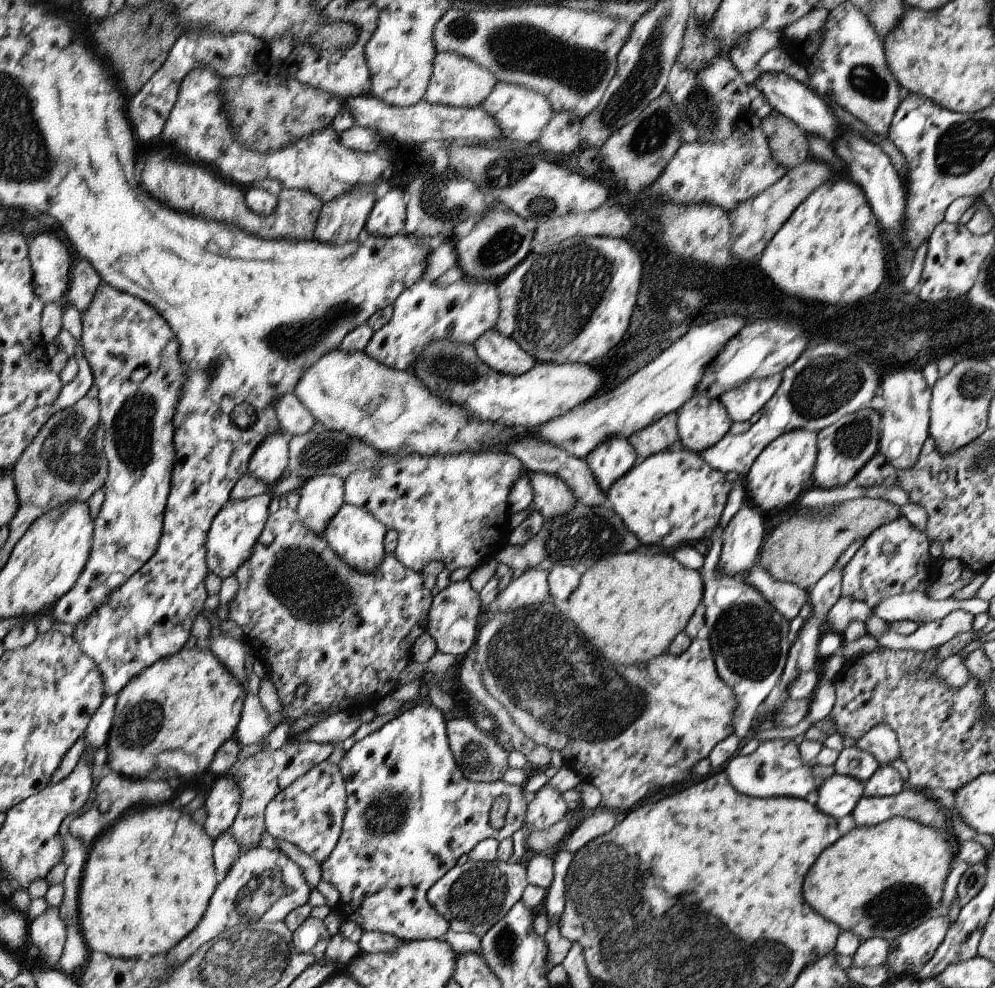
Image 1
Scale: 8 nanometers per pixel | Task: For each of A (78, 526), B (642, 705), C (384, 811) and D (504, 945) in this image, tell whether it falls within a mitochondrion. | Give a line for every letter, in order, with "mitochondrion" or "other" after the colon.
A: other
B: mitochondrion
C: mitochondrion
D: mitochondrion

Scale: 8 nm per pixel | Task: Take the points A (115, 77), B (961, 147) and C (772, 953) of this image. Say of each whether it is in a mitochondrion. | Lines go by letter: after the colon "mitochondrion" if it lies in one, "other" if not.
A: other
B: mitochondrion
C: mitochondrion

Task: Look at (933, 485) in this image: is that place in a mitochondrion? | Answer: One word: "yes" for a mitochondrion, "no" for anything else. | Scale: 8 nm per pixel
no

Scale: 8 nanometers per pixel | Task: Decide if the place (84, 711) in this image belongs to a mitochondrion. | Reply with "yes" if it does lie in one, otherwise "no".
no

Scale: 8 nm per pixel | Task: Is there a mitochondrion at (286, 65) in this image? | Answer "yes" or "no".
no

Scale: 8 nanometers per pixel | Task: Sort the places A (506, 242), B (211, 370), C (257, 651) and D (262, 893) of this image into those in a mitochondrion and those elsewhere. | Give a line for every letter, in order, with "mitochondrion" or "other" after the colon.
A: mitochondrion
B: mitochondrion
C: other
D: mitochondrion

